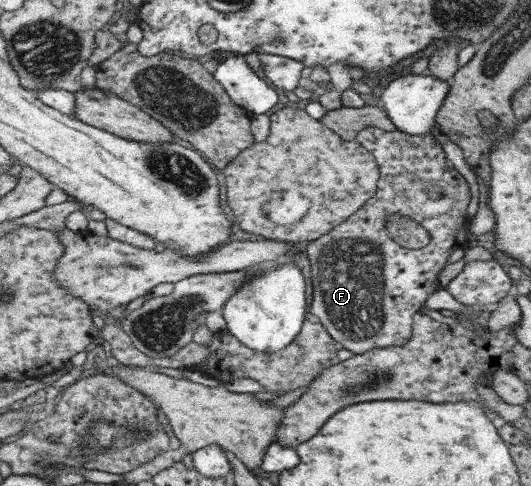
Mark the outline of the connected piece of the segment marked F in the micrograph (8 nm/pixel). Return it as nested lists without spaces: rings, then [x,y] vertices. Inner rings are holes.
[[[368,126],[357,134],[356,139],[374,153],[380,167],[378,193],[345,223],[319,240],[309,242],[306,251],[314,292],[309,312],[321,321],[341,347],[360,355],[378,348],[401,347],[410,341],[415,332],[414,315],[422,311],[422,304],[426,304],[426,298],[432,292],[442,292],[442,272],[450,268],[454,252],[466,246],[464,230],[471,220],[467,220],[465,215],[470,212],[474,192],[470,192],[470,180],[466,180],[466,176],[462,176],[462,172],[446,159],[441,144],[434,146],[431,134],[412,136],[398,130],[388,132]],[[391,214],[410,216],[425,227],[431,235],[429,244],[420,249],[408,249],[398,244],[386,227],[387,216]]]

